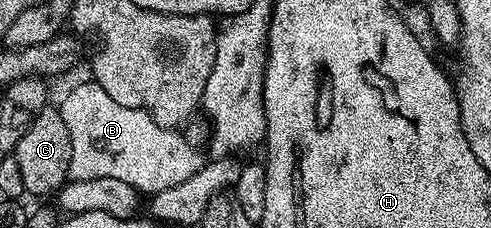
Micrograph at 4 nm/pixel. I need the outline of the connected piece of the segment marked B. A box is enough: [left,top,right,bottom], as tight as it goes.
[59,79,202,195]

